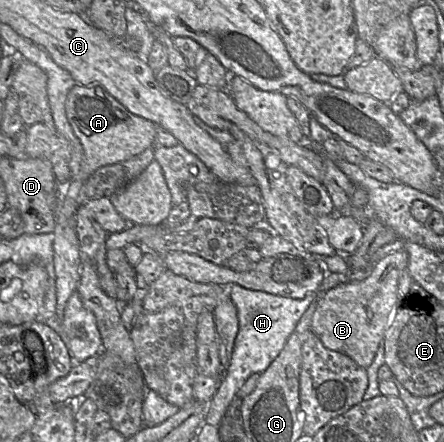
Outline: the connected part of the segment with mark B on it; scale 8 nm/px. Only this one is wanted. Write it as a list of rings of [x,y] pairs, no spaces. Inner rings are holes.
[[[398,249],[379,259],[366,279],[347,280],[322,294],[312,316],[311,330],[324,346],[349,356],[360,367],[367,369],[372,364],[381,341],[384,341],[399,299],[398,280],[408,264],[405,249]]]

